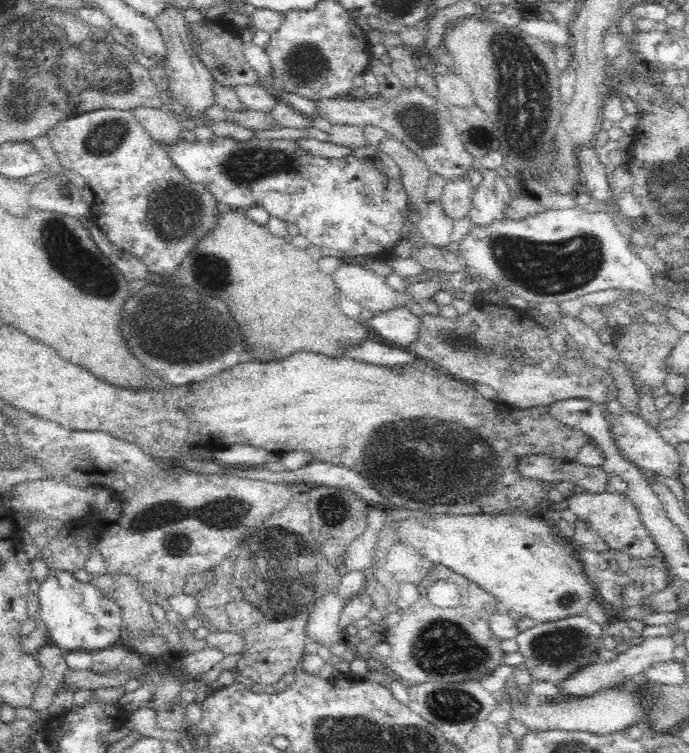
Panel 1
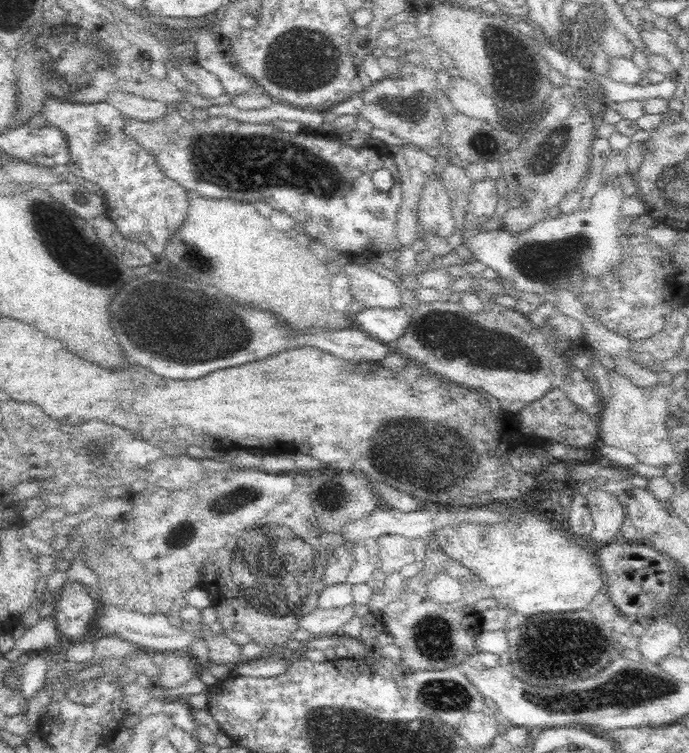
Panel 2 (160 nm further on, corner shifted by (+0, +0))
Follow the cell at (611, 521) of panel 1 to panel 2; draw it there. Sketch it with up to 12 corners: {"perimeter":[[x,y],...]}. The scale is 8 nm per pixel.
{"perimeter":[[591,489],[586,503],[594,521],[592,539],[617,542],[628,517],[613,494]]}

